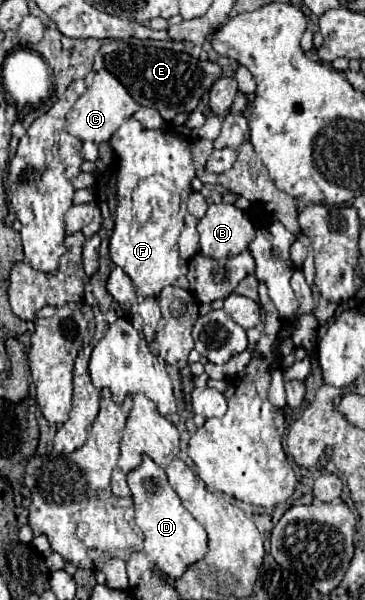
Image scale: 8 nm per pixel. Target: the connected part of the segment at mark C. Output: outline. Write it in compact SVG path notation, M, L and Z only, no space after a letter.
M102 69L102 71L94 73L92 83L88 85L84 95L80 95L80 99L72 105L70 113L66 115L66 131L80 141L94 141L94 143L110 141L114 131L120 127L120 123L124 119L132 117L138 109L140 109L140 105L132 99L132 95L118 81L118 77L112 75L110 71Z

